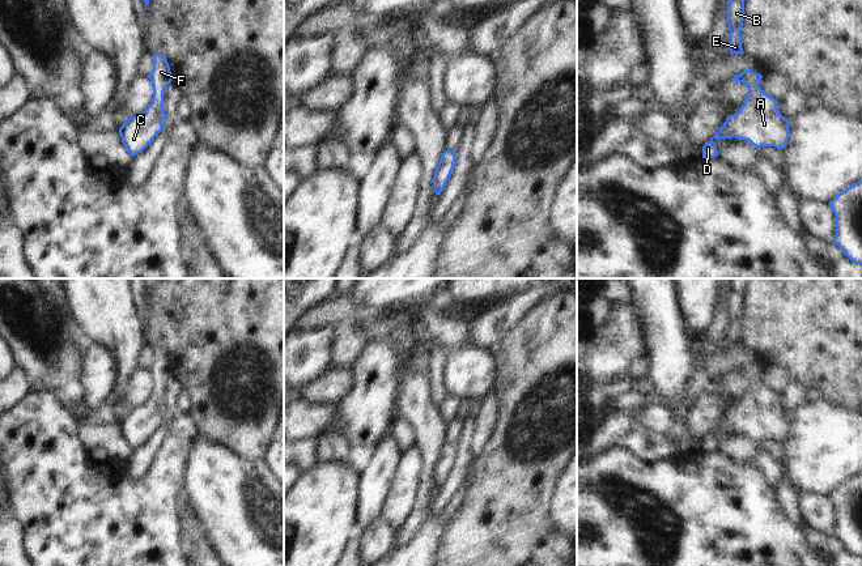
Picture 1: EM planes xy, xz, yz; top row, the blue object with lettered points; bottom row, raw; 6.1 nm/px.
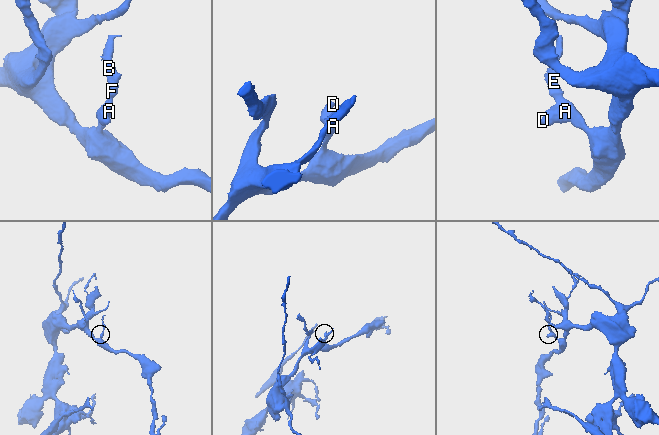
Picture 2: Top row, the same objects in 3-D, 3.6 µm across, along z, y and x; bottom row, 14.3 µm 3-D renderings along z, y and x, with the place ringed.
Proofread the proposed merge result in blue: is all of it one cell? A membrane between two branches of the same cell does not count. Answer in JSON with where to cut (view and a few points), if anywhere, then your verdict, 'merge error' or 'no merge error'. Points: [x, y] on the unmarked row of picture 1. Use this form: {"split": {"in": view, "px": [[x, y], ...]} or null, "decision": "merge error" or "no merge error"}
{"split": null, "decision": "no merge error"}

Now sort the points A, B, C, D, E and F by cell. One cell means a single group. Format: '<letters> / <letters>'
A B C D E F

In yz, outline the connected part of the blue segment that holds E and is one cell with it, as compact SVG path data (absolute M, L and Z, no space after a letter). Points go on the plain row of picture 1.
M731 278L731 288L727 298L727 318L729 318L729 342L731 346L744 346L742 341L742 319L744 308L744 291L748 278Z

